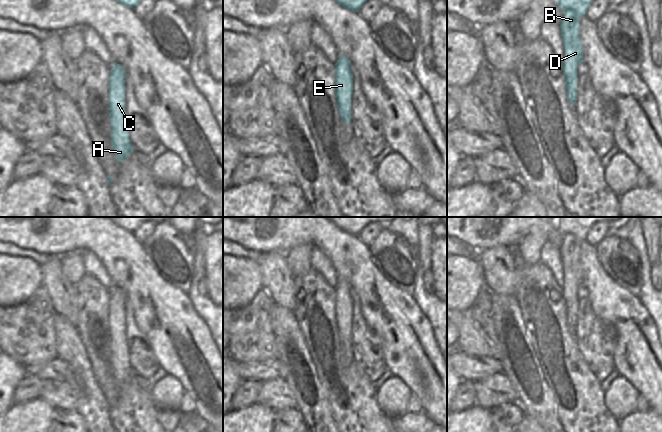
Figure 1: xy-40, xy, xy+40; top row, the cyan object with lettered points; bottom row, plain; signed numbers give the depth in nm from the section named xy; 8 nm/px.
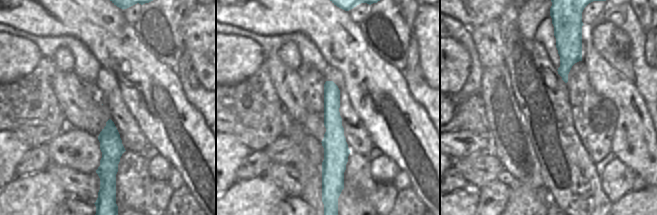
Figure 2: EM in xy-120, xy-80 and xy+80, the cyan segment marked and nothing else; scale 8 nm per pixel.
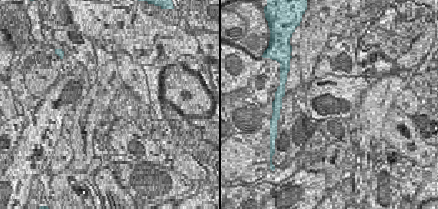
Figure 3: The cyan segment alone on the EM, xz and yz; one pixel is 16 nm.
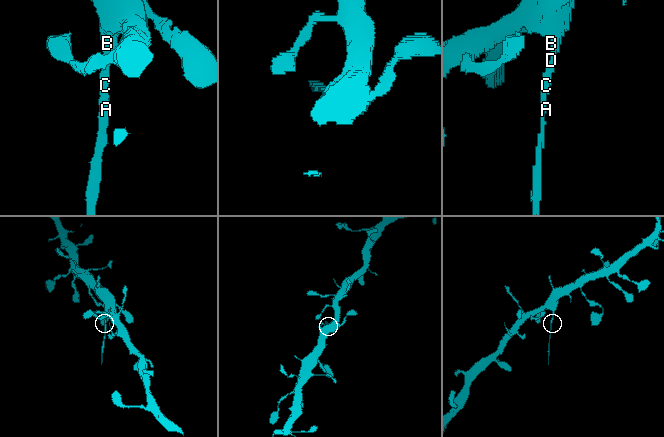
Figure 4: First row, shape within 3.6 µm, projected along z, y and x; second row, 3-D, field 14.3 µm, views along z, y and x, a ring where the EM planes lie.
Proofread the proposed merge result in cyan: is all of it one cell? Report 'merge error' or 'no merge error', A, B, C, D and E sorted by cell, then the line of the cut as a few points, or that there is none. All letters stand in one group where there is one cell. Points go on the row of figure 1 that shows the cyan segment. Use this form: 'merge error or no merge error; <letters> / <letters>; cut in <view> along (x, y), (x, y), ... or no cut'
merge error; A C E / B D; cut in xy along (340, 55), (344, 71), (352, 82)

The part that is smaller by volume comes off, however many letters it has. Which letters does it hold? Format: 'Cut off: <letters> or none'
Cut off: A, C, E

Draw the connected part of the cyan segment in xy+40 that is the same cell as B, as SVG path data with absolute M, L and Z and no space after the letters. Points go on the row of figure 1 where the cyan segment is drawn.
M557 0L557 5L564 12L560 24L564 60L569 65L569 77L577 83L577 67L583 62L583 45L579 37L579 19L585 16L593 0Z

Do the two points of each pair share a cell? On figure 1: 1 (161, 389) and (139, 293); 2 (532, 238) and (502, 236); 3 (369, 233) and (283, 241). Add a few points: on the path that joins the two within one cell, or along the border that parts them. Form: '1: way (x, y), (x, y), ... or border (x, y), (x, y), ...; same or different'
1: border (167, 373), (173, 376), (184, 390); different
2: border (547, 235), (539, 230), (532, 230), (513, 249); different
3: border (358, 236), (368, 246); different

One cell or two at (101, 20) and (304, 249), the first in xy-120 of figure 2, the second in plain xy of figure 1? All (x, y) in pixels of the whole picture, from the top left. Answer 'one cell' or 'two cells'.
two cells

